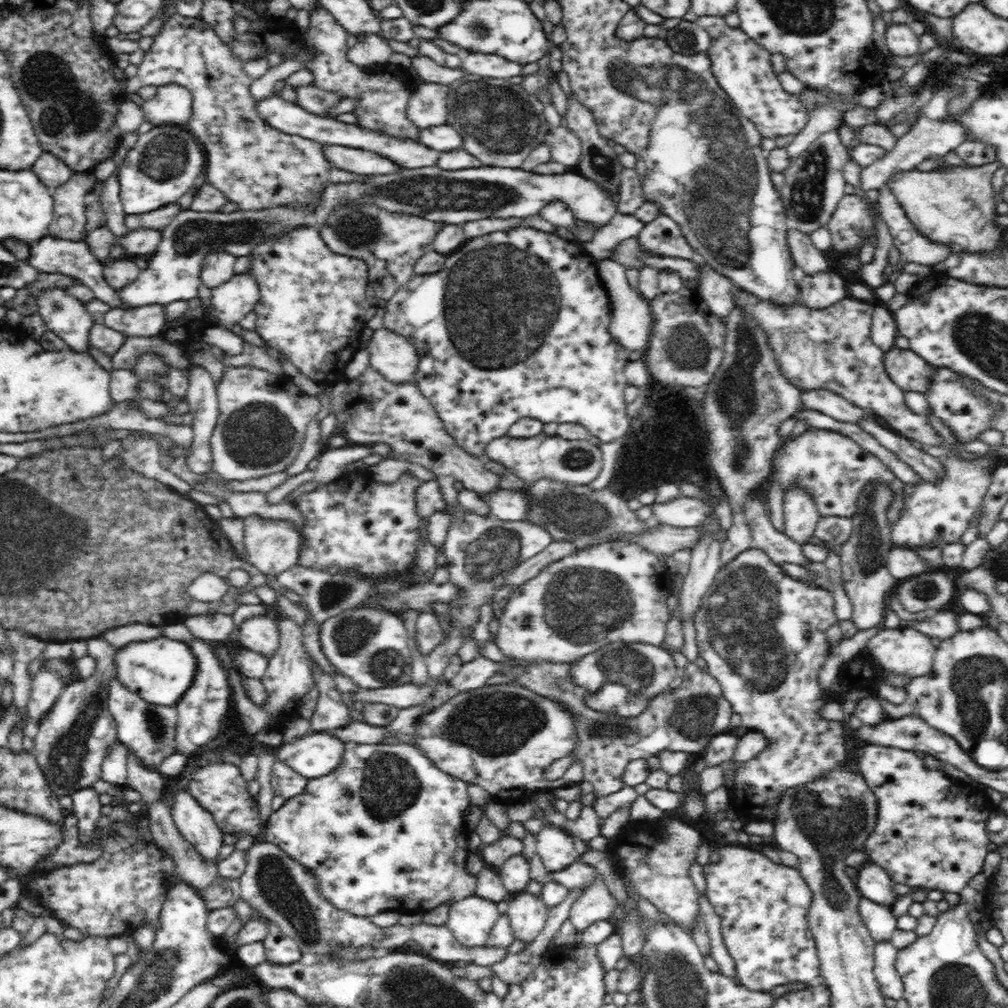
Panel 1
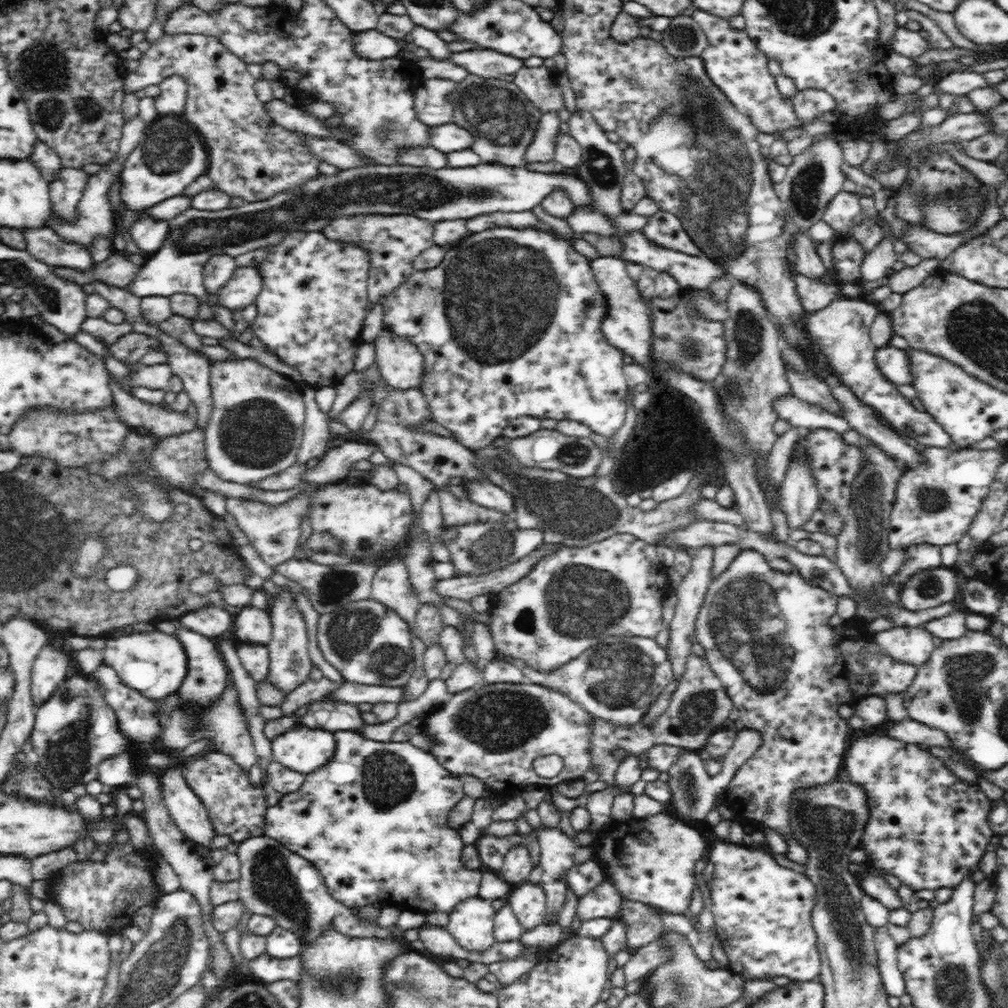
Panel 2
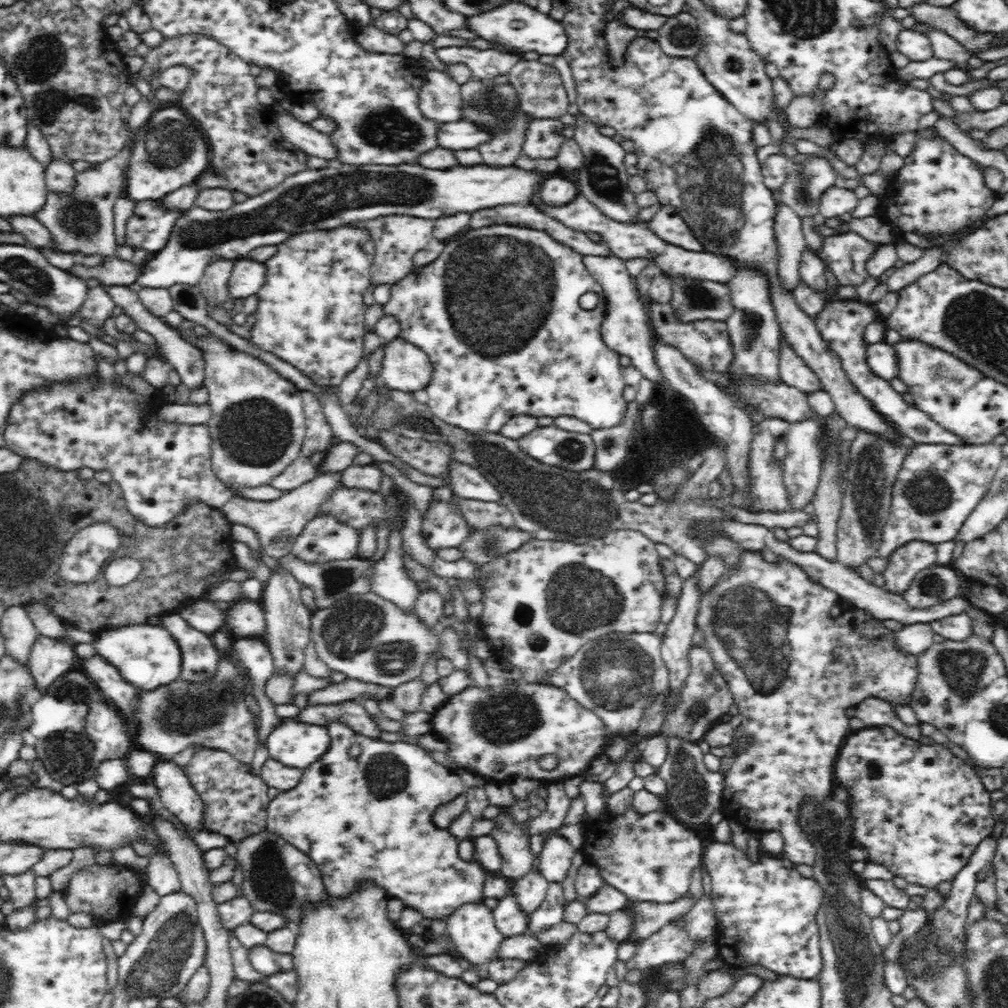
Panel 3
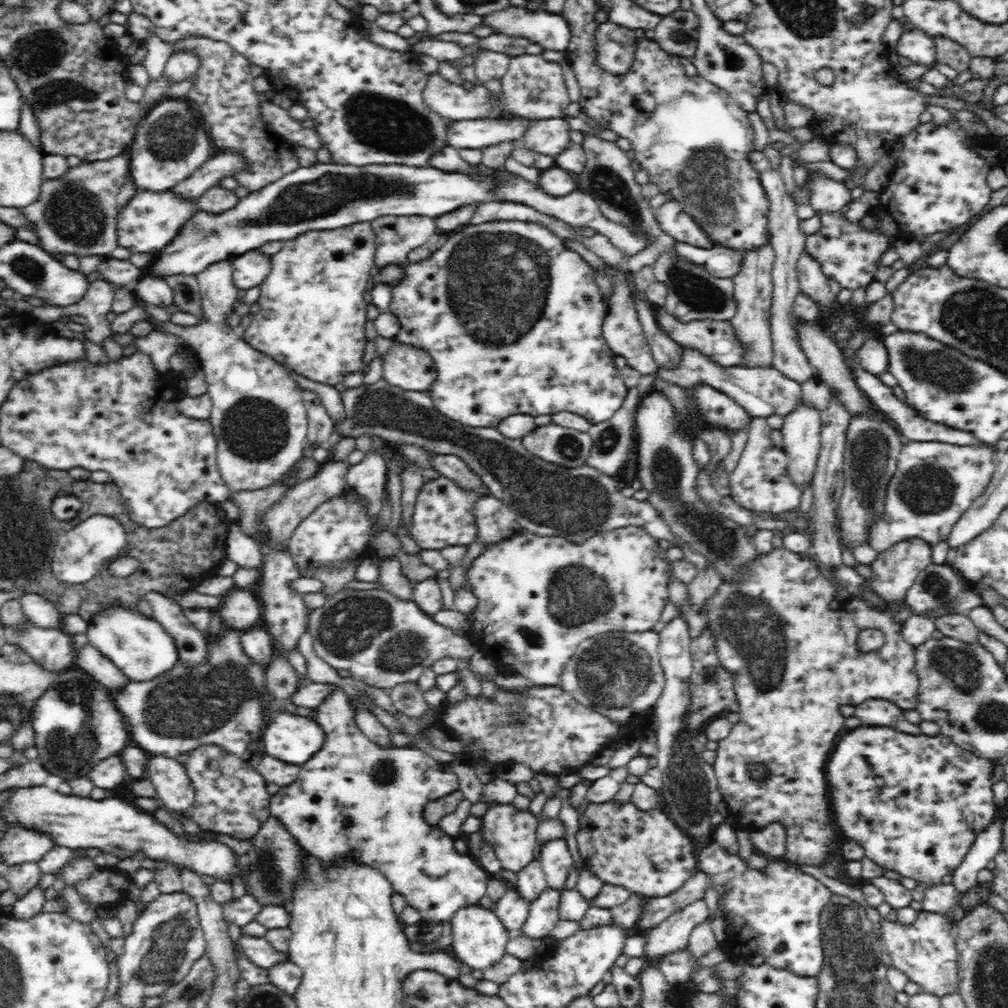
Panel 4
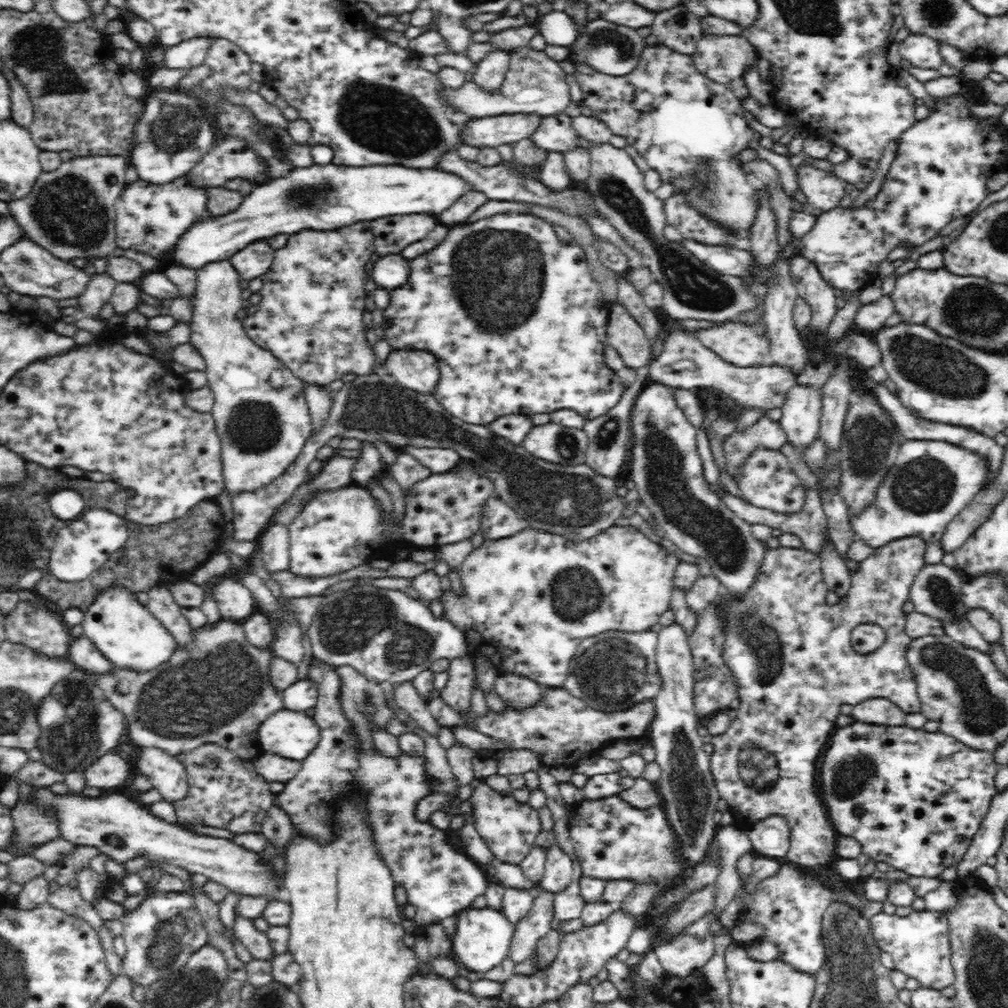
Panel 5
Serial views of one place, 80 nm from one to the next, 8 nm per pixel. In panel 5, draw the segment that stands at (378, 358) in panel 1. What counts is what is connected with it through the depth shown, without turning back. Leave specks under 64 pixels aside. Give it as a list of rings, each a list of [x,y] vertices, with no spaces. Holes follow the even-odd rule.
[[[392,349],[382,372],[420,394],[432,395],[440,379],[438,360],[432,353],[412,349]]]

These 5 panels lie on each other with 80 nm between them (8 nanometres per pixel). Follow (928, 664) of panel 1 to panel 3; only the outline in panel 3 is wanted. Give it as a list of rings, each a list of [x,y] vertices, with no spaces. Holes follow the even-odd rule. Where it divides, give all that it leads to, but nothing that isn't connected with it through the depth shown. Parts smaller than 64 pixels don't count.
[[[912,624],[894,632],[894,642],[902,653],[918,658],[930,645],[934,644],[931,624]]]

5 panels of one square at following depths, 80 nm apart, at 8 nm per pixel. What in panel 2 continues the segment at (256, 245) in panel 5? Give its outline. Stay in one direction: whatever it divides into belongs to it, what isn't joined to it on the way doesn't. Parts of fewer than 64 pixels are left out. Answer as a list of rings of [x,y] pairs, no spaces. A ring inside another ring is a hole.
[[[237,267],[232,278],[217,293],[211,295],[212,301],[228,308],[232,313],[241,311],[248,305],[255,304],[261,288],[261,271],[257,267]]]

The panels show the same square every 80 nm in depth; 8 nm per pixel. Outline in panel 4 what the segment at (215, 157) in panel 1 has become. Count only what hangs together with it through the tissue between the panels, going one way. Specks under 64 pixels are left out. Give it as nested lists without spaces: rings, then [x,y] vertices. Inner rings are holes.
[[[186,37],[170,44],[170,57],[186,51],[198,57],[199,66],[192,78],[192,89],[184,99],[192,105],[194,112],[199,113],[209,131],[214,154],[237,154],[245,159],[246,169],[231,176],[238,181],[238,186],[246,187],[251,193],[298,170],[301,165],[295,149],[276,136],[272,127],[262,119],[262,96],[253,86],[255,79],[250,72],[251,62],[228,43],[211,38]]]

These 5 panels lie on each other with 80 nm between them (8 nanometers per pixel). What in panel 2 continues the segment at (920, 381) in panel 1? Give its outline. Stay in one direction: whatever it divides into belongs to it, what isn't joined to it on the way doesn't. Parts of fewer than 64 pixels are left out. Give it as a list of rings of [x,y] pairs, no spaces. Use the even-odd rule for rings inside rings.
[[[891,345],[875,351],[875,365],[879,372],[896,385],[912,384],[907,351]]]

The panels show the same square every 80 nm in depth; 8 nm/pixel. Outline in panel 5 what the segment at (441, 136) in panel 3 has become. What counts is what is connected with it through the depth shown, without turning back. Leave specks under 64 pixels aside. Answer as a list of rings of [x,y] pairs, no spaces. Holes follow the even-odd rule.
[[[502,114],[472,119],[462,130],[462,144],[476,149],[512,145],[529,138],[542,120],[536,114]]]

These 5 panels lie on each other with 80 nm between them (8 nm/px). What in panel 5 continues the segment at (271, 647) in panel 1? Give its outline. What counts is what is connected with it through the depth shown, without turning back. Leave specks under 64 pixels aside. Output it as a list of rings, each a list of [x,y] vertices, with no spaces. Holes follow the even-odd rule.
[[[232,575],[222,577],[210,592],[221,616],[230,622],[244,624],[252,614],[260,611],[250,590]]]

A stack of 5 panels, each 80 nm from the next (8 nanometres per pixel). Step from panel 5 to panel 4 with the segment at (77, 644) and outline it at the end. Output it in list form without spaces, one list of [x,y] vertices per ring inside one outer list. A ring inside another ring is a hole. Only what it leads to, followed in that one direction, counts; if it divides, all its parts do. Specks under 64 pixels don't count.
[[[90,643],[79,649],[82,652],[76,652],[76,662],[81,667],[81,672],[98,681],[107,692],[119,690],[127,682],[126,675]]]

